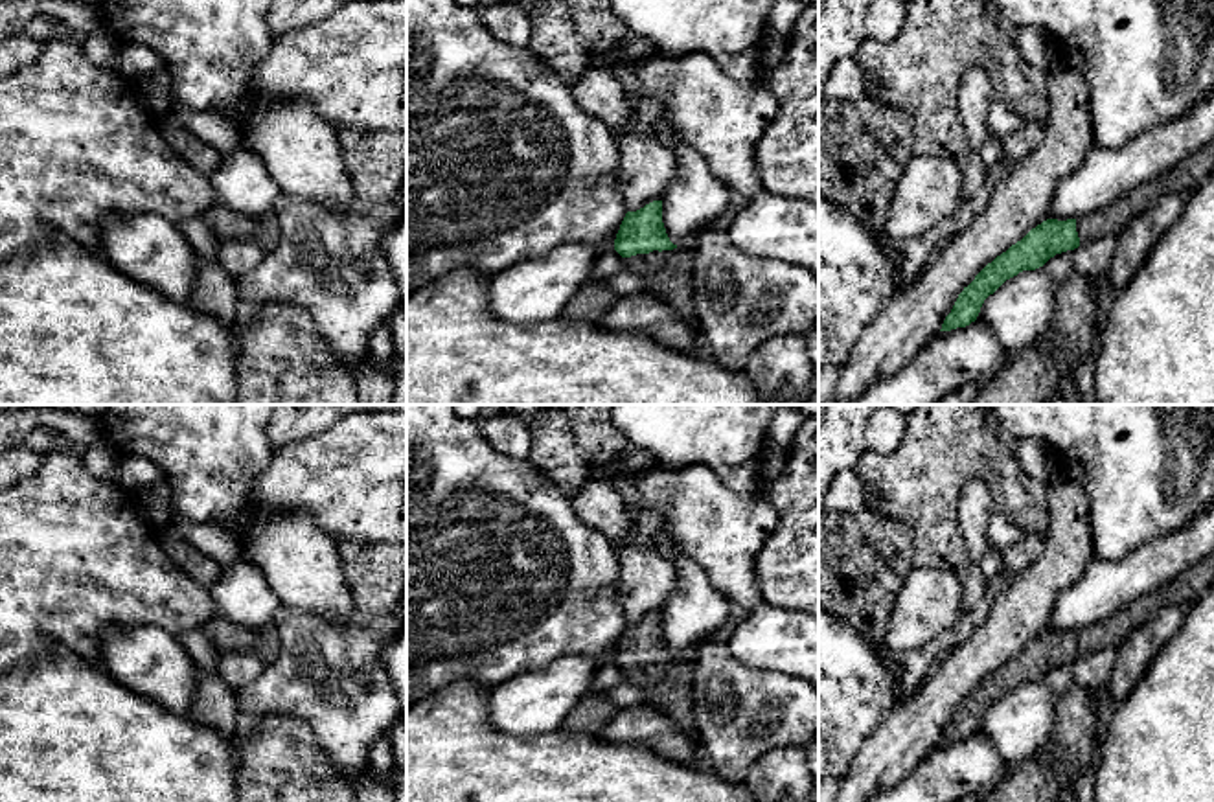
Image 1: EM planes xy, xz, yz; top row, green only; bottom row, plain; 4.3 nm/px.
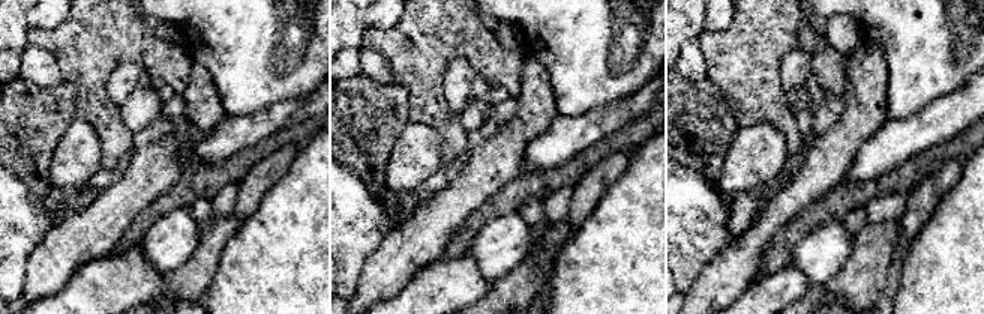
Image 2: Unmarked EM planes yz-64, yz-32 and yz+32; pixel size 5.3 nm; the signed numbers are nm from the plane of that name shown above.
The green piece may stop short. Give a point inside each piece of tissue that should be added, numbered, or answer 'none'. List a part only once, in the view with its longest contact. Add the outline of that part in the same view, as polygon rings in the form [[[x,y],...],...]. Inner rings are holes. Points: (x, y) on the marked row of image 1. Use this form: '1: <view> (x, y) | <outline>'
1: xz (668, 273) | [[[692,246],[673,250],[653,250],[624,258],[624,269],[647,281],[646,294],[657,296],[692,326],[695,342],[701,342],[701,329],[692,304]]]

